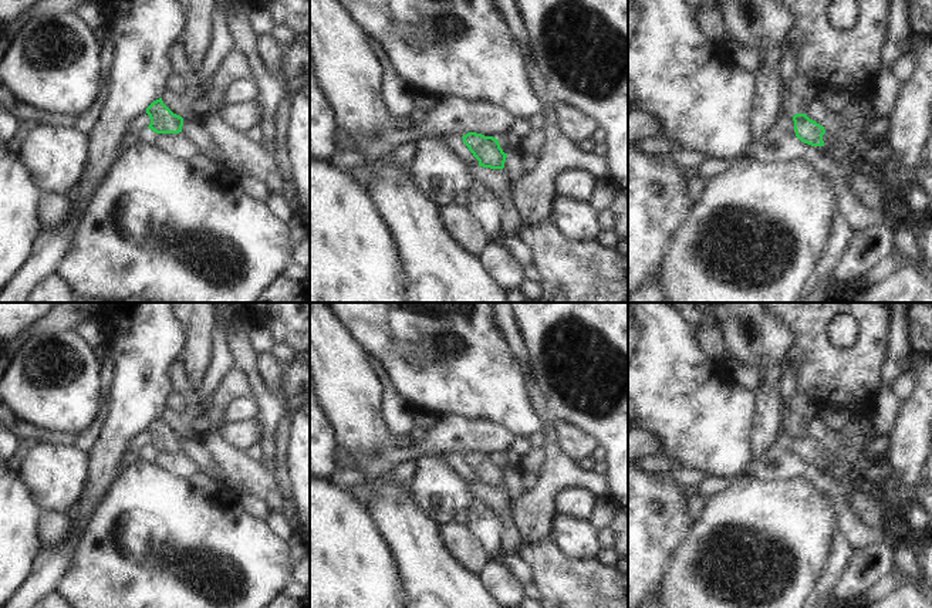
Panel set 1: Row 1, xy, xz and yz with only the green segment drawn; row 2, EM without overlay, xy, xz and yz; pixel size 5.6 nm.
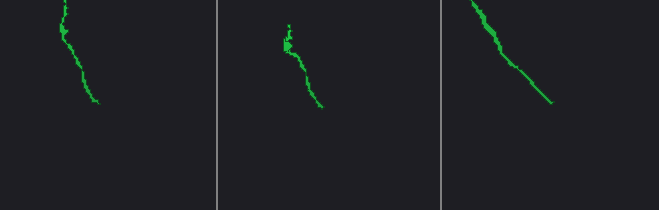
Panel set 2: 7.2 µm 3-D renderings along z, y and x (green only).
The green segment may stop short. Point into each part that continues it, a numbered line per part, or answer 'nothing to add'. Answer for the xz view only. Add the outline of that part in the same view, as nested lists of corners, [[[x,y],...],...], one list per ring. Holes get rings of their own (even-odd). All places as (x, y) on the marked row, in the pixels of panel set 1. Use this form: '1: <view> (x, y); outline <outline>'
nothing to add

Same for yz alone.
1: yz (865, 191); outline [[[824,134],[824,145],[811,146],[793,138],[789,141],[789,158],[790,161],[804,161],[810,163],[830,180],[838,212],[841,205],[847,202],[845,195],[850,193],[855,199],[857,206],[864,205],[877,212],[881,220],[885,220],[887,199],[881,185],[862,170],[860,153],[850,153],[850,169],[845,170],[844,166],[830,155],[831,139],[830,135]]]

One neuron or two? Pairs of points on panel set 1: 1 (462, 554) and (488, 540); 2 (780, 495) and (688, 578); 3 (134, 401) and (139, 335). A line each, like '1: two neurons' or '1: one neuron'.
1: two neurons
2: one neuron
3: one neuron

